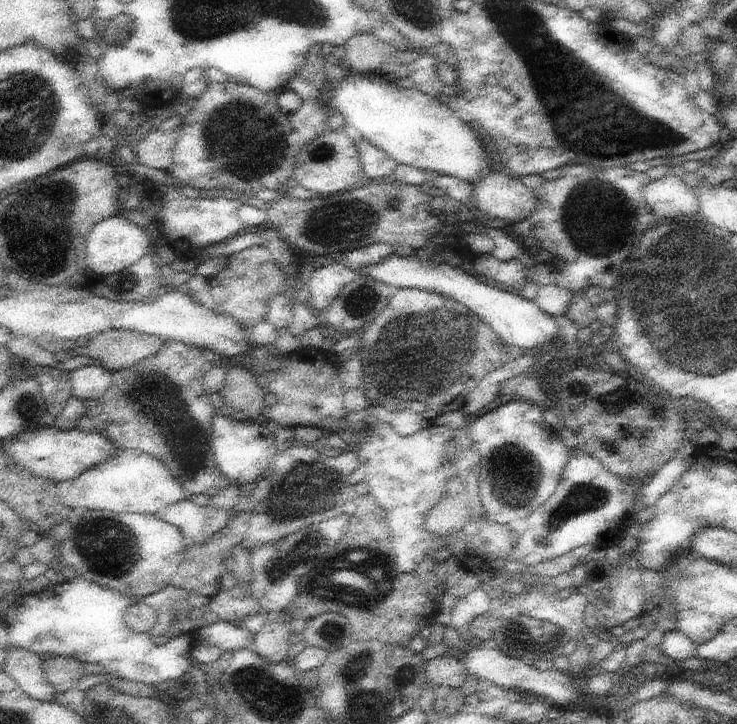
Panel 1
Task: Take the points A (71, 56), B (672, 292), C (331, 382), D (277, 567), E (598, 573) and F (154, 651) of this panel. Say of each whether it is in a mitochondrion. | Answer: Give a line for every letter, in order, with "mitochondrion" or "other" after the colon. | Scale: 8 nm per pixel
A: other
B: mitochondrion
C: other
D: mitochondrion
E: other
F: other

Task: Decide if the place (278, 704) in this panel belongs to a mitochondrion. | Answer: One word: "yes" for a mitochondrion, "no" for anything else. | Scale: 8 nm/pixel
yes

